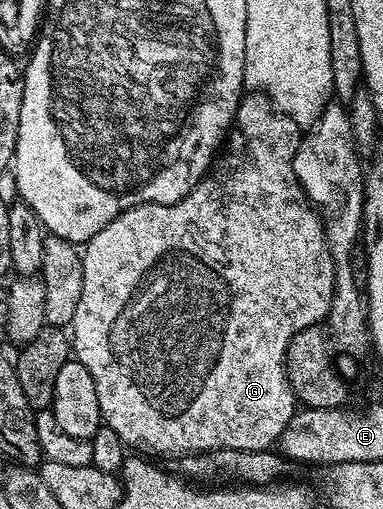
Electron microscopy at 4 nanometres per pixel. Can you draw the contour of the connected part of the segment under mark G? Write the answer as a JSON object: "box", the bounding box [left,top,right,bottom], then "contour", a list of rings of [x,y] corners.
{"box":[70,94,334,457],"contour":[[[245,94],[226,135],[226,147],[232,151],[225,150],[213,162],[208,174],[189,195],[177,203],[143,203],[126,209],[83,244],[82,297],[78,297],[78,309],[74,309],[70,324],[71,350],[79,363],[90,369],[90,377],[94,377],[103,426],[114,429],[125,448],[137,447],[140,450],[137,452],[149,456],[171,457],[211,453],[218,449],[267,451],[279,444],[282,429],[286,429],[290,417],[296,415],[298,400],[288,380],[288,366],[284,364],[288,346],[294,333],[327,320],[334,293],[334,261],[326,245],[320,213],[309,205],[308,197],[294,173],[294,153],[301,138],[302,128],[290,117],[280,114],[264,94]]]}

